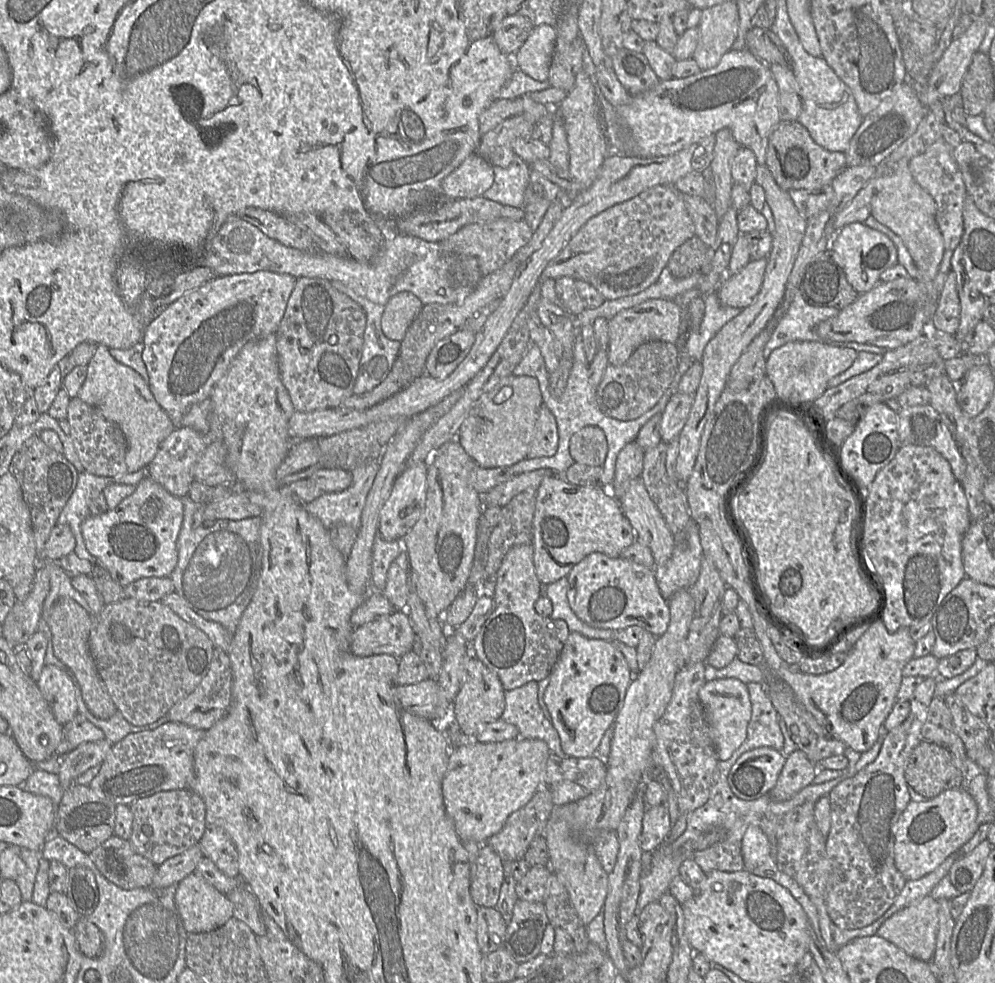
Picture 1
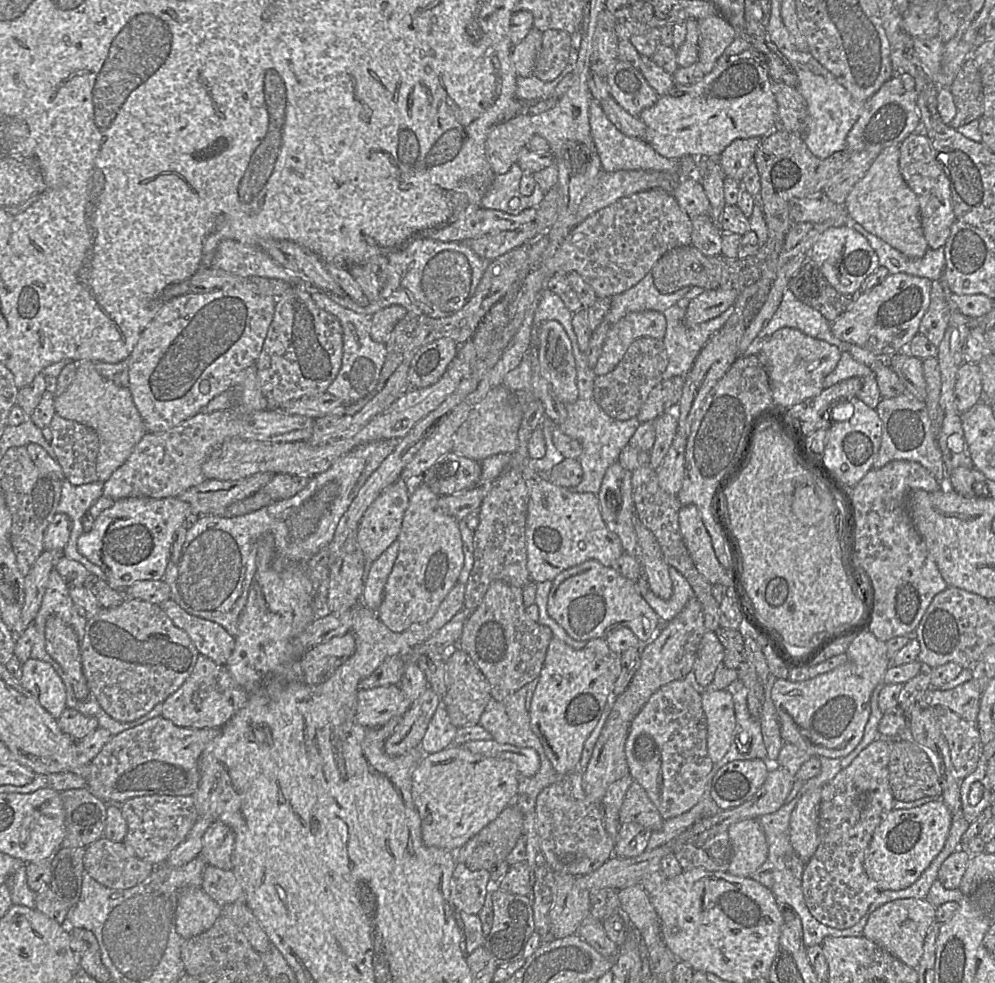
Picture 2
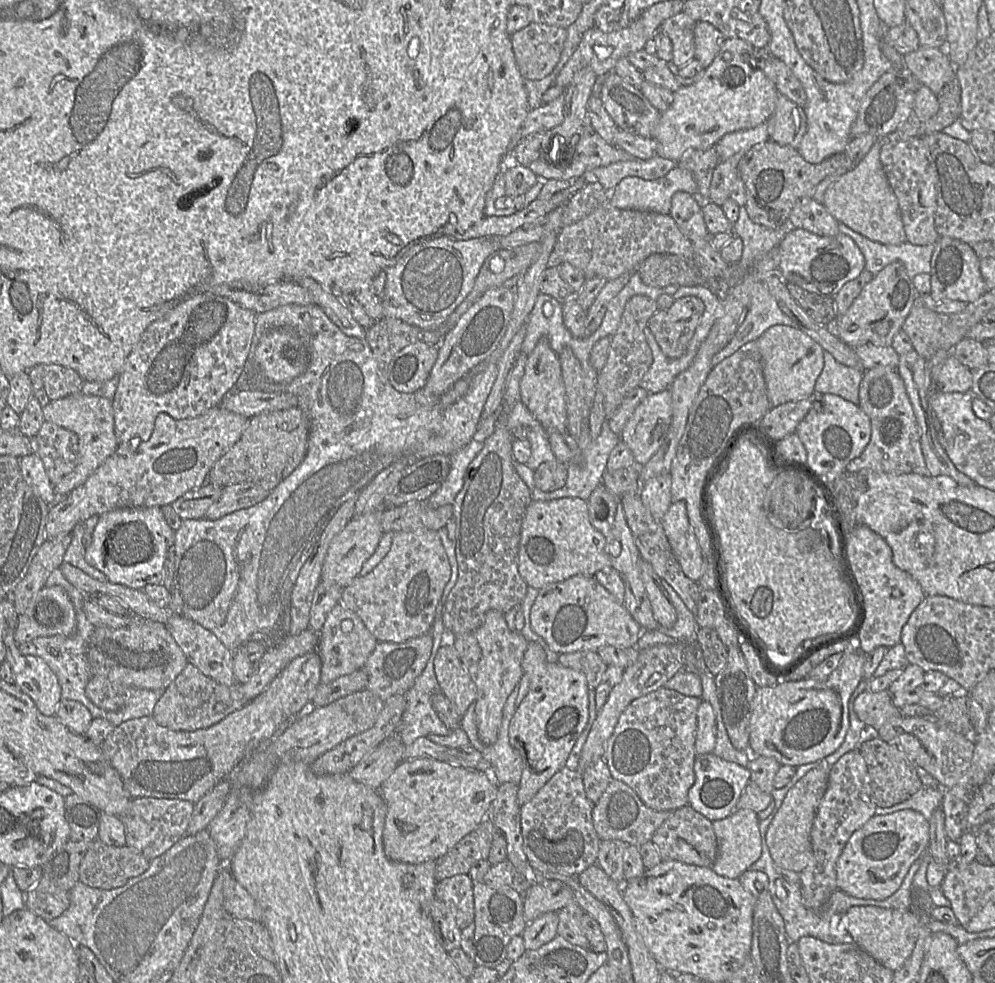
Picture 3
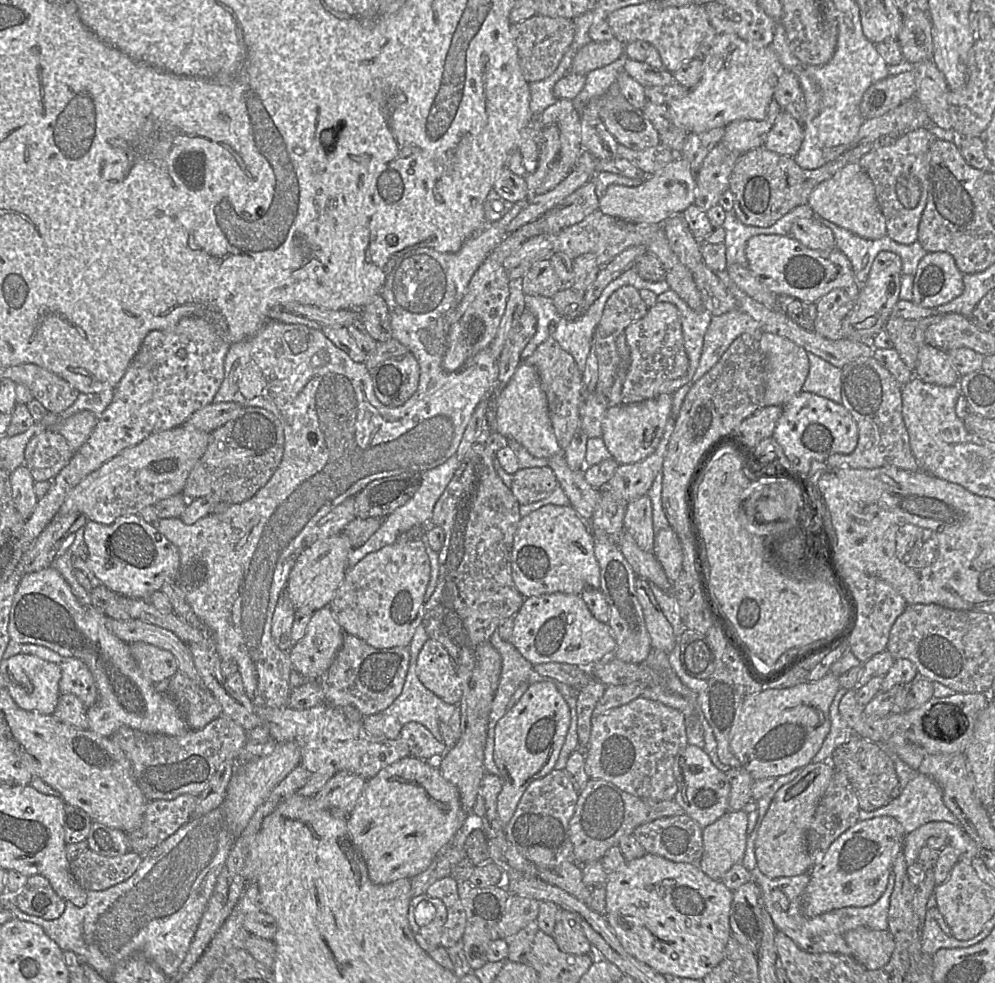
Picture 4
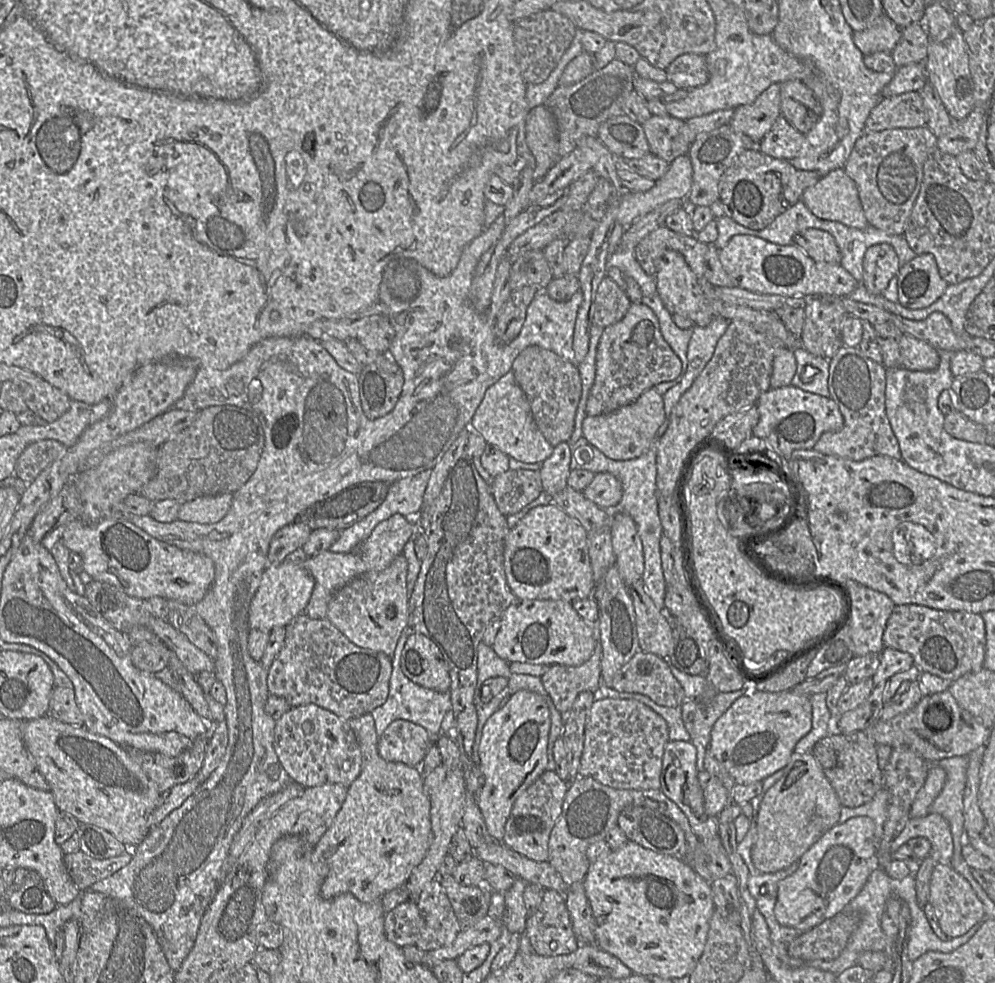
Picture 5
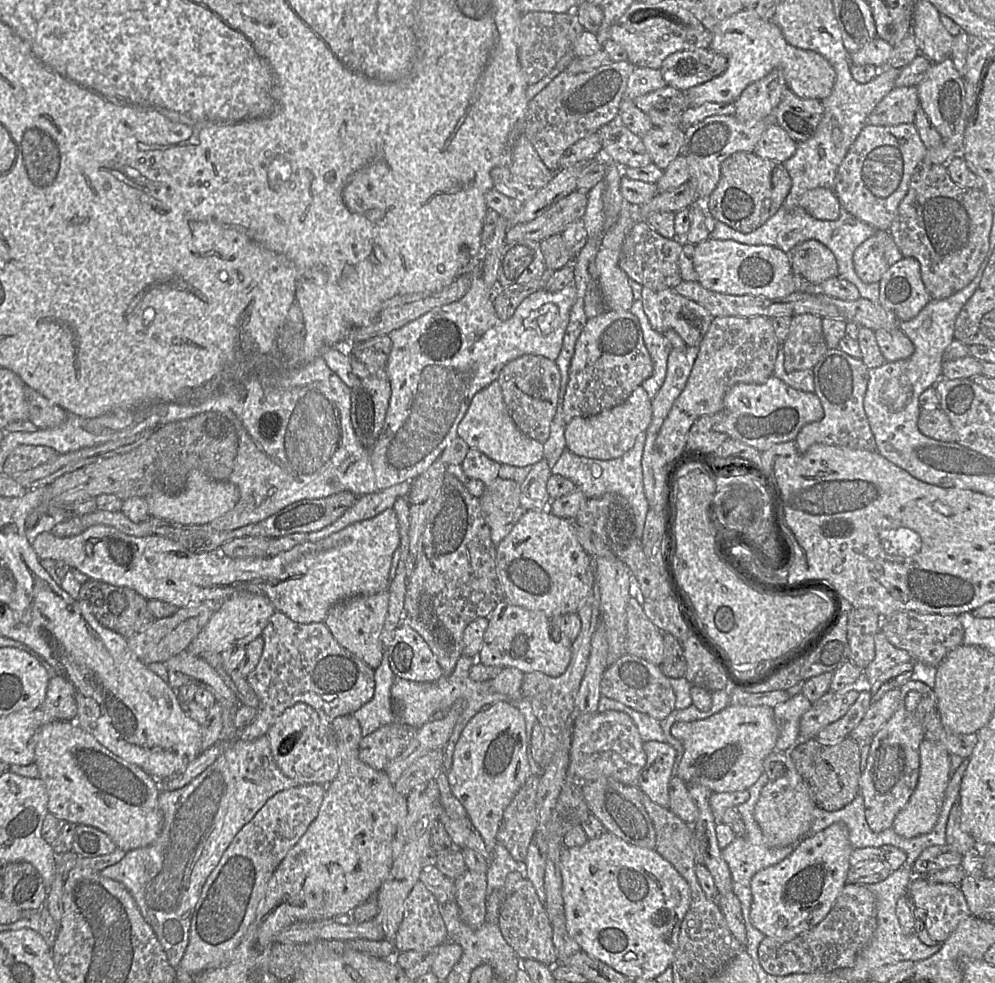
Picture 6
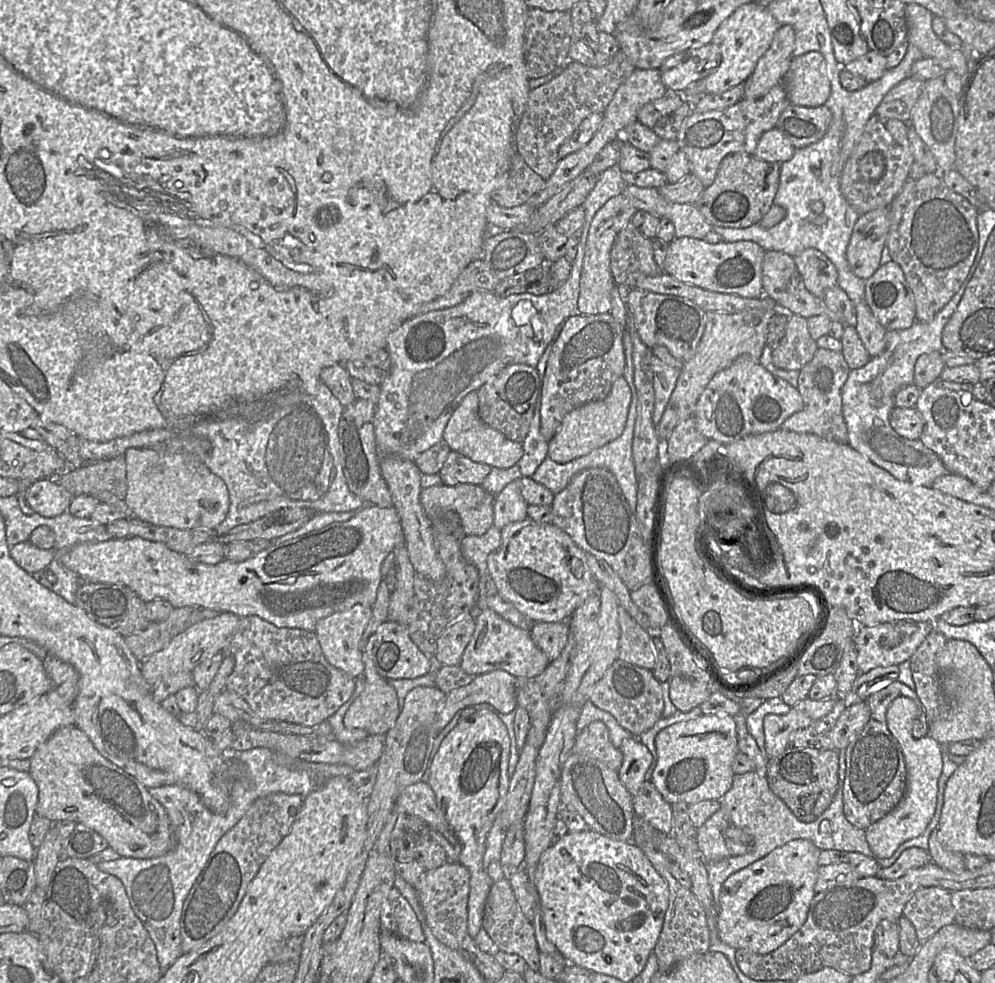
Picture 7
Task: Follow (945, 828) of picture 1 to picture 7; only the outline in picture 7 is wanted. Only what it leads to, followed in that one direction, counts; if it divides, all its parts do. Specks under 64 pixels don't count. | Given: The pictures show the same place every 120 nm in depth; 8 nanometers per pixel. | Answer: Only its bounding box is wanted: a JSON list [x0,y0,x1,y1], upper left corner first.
[715,839,820,954]

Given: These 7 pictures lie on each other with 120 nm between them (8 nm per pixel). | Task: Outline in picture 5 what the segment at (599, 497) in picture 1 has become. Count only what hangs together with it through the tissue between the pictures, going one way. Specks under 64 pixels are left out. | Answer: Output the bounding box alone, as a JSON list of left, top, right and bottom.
[504,504,592,601]

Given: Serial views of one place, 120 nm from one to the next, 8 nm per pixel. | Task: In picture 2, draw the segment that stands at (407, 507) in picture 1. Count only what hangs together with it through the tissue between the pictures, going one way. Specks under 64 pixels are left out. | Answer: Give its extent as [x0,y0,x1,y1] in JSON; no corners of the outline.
[356,479,411,562]

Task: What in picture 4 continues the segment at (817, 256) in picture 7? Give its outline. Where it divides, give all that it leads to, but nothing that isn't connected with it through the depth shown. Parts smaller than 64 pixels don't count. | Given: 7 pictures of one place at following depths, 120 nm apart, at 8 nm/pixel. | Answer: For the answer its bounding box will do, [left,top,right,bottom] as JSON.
[790,218,836,251]

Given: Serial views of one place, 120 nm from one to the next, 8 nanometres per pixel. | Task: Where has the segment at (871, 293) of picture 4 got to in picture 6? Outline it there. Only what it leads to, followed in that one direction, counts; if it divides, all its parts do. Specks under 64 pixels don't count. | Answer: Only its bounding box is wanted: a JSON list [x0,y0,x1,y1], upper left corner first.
[853,231,890,283]

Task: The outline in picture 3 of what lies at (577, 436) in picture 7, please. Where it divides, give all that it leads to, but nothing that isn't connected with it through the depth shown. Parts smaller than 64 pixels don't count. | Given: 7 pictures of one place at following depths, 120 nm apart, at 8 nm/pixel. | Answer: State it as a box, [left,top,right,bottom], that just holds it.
[620,390,672,463]

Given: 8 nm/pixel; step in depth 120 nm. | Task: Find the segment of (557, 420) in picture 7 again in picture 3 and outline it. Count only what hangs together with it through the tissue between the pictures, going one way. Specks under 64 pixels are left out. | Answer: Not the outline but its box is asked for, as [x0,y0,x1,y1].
[647,296,704,359]

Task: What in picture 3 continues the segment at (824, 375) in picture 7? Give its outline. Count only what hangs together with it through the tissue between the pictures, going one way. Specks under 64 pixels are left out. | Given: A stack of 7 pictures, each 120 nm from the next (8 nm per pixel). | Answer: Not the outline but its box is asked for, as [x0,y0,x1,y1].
[846,367,929,474]

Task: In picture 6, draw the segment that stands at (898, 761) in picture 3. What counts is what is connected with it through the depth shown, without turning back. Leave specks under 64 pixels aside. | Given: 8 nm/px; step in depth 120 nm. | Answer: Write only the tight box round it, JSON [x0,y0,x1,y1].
[789,737,862,812]

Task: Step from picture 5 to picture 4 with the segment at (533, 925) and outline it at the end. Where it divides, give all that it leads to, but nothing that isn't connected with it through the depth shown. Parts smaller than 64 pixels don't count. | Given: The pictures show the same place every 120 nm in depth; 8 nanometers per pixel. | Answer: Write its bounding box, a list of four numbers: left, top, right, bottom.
[551,909,593,955]

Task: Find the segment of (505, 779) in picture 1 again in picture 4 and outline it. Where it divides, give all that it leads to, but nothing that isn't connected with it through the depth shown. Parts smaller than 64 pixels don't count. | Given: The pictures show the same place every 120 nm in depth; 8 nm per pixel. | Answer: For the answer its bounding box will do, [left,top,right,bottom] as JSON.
[347,757,465,885]

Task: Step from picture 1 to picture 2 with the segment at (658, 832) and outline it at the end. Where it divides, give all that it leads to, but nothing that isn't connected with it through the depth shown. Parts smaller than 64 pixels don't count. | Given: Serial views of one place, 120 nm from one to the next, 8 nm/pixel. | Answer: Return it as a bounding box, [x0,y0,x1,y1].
[613,822,652,858]

